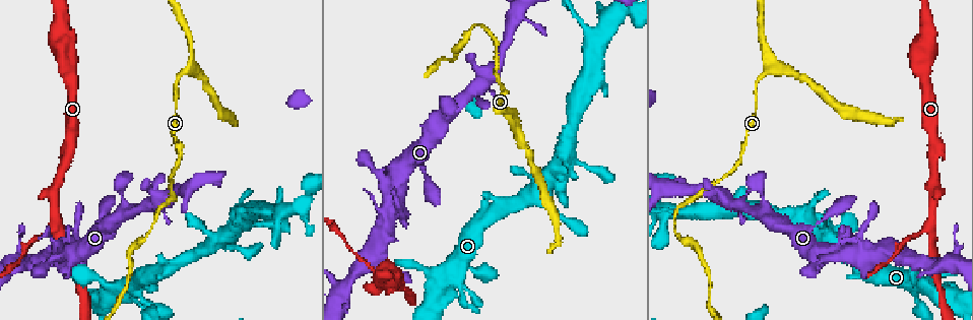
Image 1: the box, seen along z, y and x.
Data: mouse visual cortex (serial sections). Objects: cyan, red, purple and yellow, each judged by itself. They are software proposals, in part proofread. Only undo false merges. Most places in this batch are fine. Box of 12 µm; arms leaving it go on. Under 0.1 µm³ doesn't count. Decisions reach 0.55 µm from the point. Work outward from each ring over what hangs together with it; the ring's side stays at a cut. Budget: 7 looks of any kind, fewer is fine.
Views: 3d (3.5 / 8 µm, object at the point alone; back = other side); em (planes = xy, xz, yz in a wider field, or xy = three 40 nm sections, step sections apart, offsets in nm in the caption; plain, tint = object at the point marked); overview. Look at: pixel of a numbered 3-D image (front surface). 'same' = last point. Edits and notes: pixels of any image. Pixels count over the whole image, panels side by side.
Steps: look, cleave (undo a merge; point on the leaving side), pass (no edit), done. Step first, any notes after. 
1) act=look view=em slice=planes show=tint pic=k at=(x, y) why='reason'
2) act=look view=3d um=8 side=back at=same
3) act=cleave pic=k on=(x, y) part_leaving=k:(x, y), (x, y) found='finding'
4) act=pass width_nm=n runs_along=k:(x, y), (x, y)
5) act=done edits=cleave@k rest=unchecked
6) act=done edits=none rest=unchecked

act=look view=3d um=3.5 pic=1 at=(800, 76)

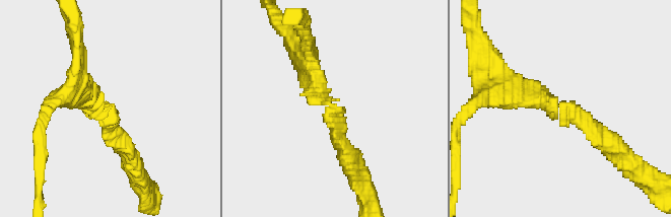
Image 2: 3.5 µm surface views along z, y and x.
act=look view=em slice=xy step=1 show=tint pic=2 at=(561, 104)

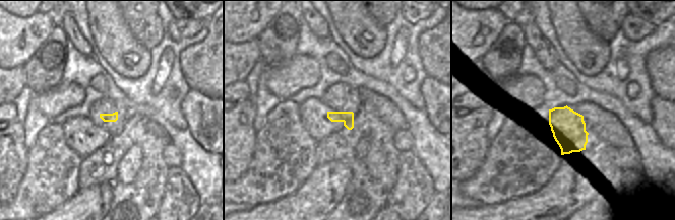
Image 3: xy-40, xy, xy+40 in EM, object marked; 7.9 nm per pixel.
act=pass runs_along=2:(509, 90), (563, 105), (610, 143) found='continuous, no second cell'

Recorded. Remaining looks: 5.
act=look view=3d um=8 side=back pic=1 at=(56, 230) why='side arm on a straight run'

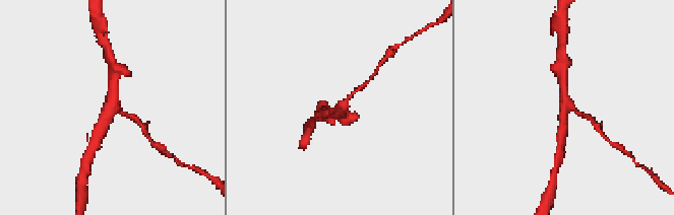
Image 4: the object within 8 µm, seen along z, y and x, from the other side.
act=look view=em slice=xy step=2 show=tint pic=4 at=(111, 105) why='need the tissue'

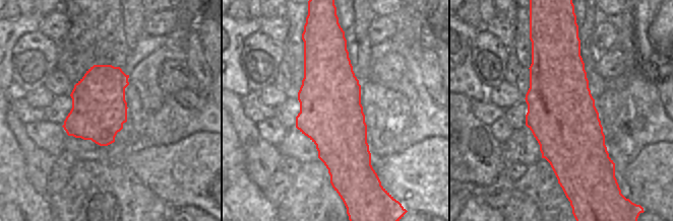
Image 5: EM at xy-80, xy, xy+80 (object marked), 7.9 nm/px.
act=pass runs_along=4:(115, 77), (112, 103), (99, 133) found='one cell here'

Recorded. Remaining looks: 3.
act=look view=3d um=8 pic=1 at=(388, 208) why='branch point'

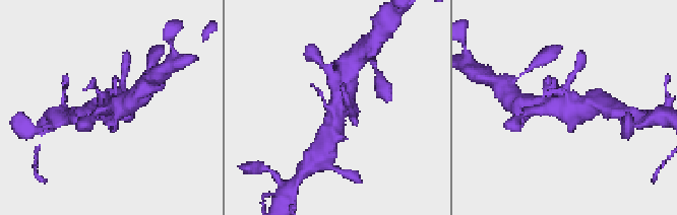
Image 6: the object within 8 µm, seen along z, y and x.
act=look view=3d um=3.5 pic=6 at=(561, 109)

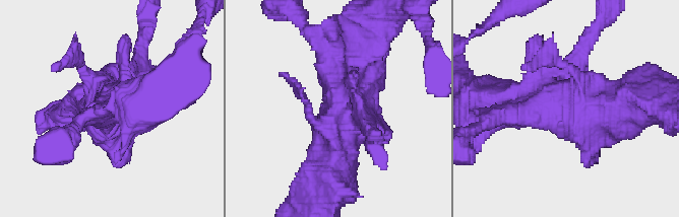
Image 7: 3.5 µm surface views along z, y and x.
act=look view=em slice=xy step=5 show=tint pic=7 at=(340, 114)

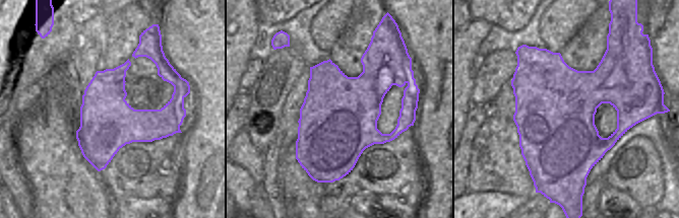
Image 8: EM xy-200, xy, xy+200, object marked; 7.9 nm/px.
act=pass runs_along=7:(364, 54), (340, 85), (333, 178) found='one cell here'

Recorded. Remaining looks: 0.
act=done edits=none rest=unchecked

